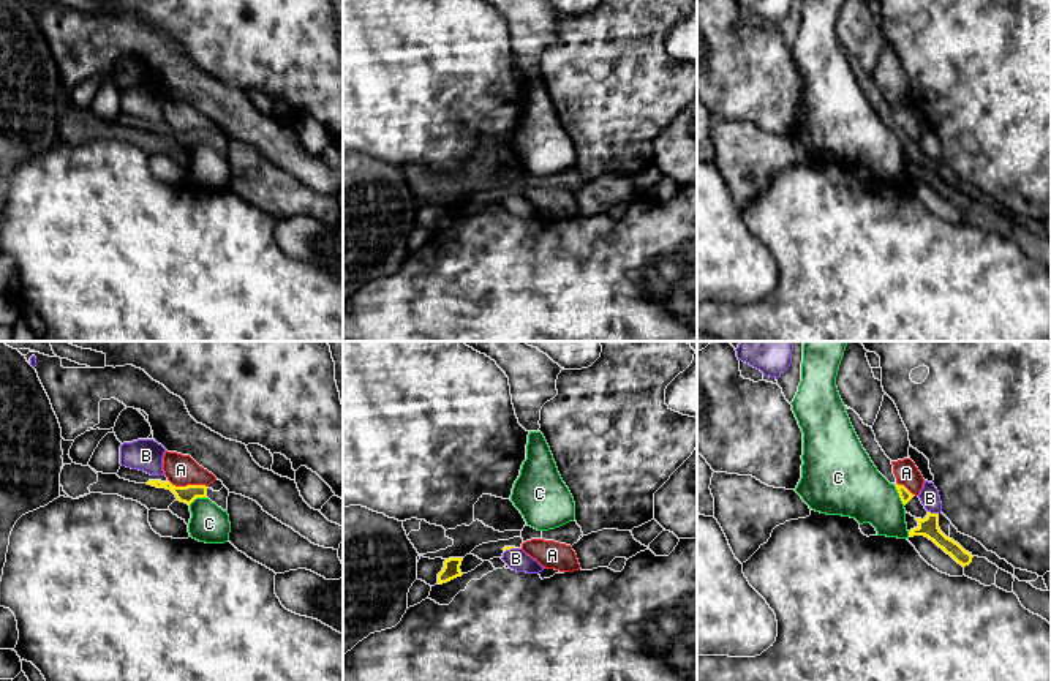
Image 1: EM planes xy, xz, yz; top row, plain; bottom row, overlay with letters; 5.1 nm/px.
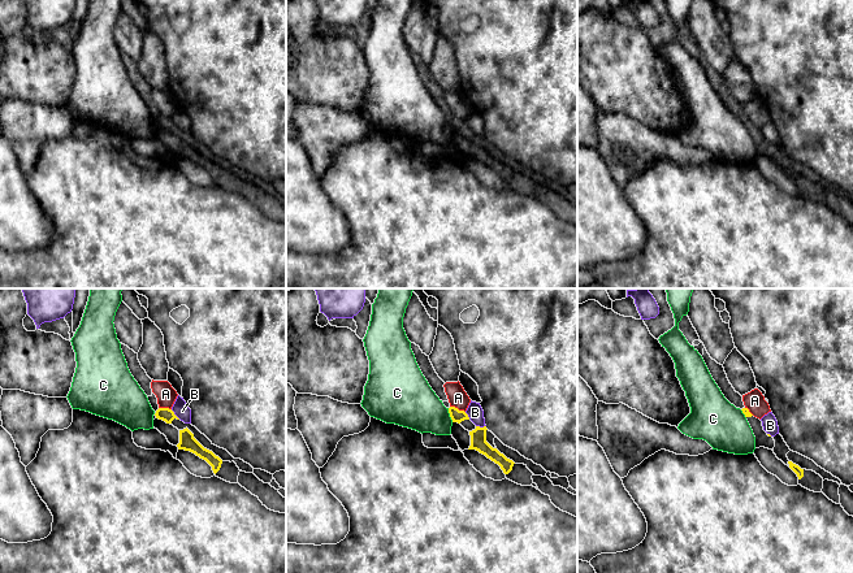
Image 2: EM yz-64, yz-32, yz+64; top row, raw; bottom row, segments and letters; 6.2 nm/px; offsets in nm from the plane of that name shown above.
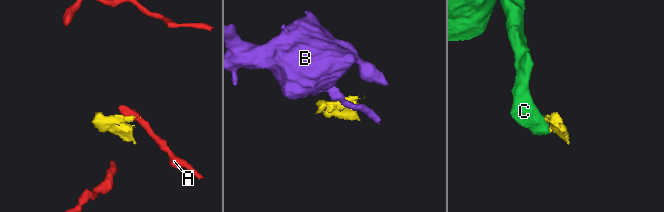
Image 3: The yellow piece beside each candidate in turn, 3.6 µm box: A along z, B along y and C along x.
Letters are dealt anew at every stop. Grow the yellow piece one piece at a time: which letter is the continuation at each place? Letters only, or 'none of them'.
none of them

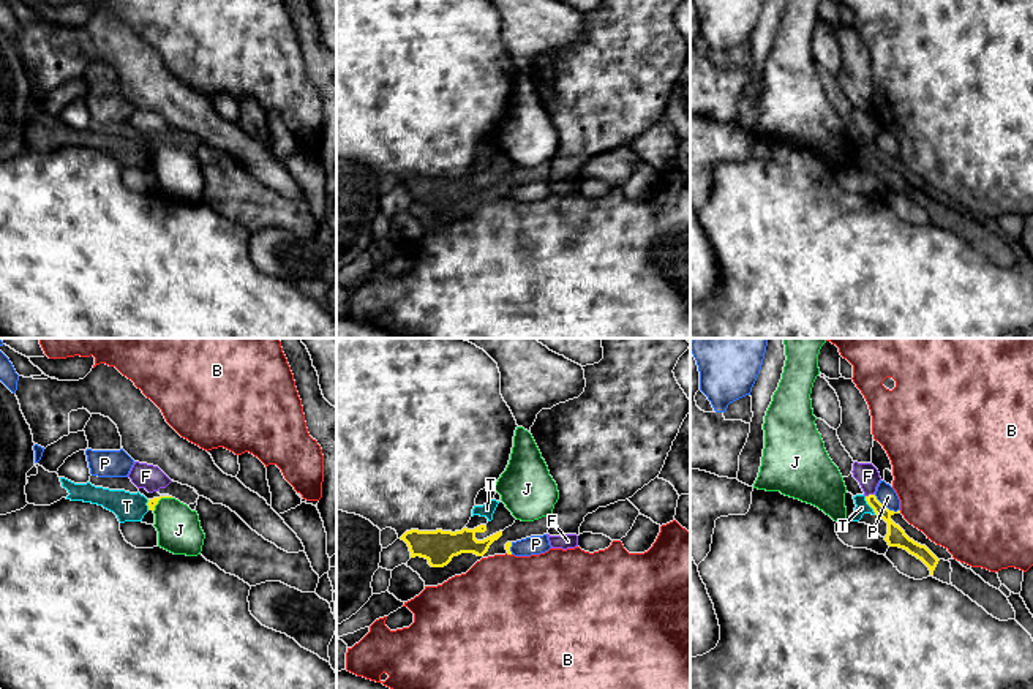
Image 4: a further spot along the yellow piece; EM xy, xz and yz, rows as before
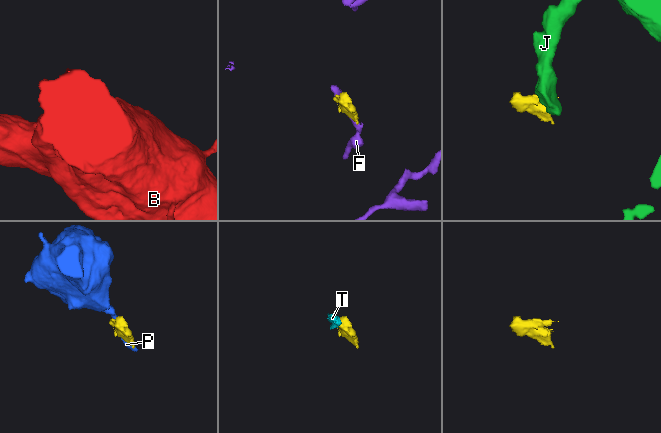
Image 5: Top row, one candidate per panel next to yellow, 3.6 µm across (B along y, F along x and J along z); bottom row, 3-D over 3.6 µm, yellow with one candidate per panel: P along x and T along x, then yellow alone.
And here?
T

